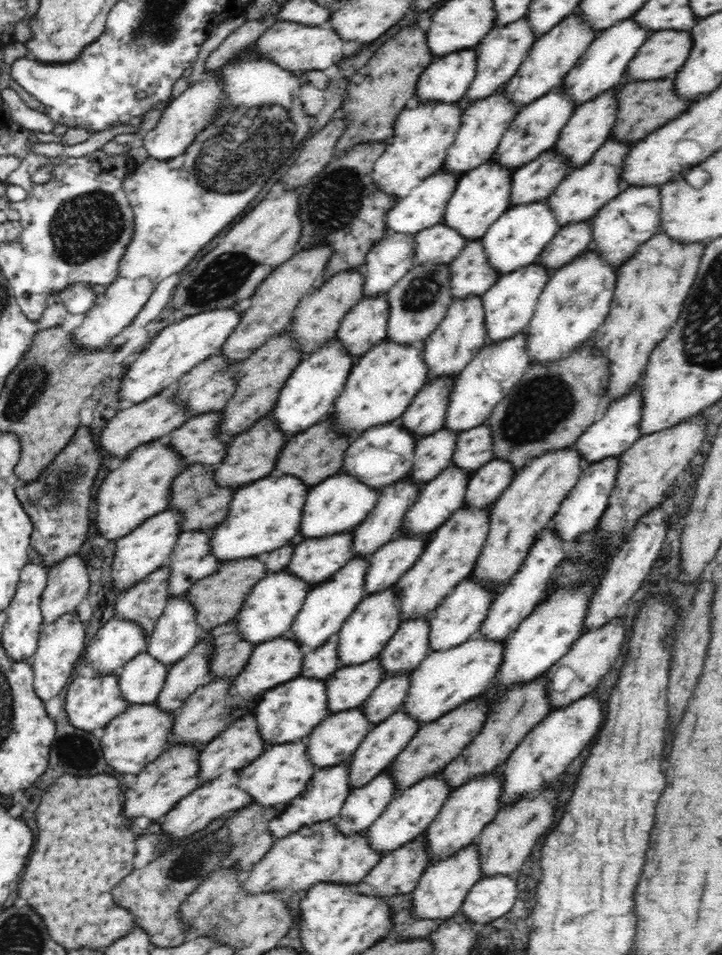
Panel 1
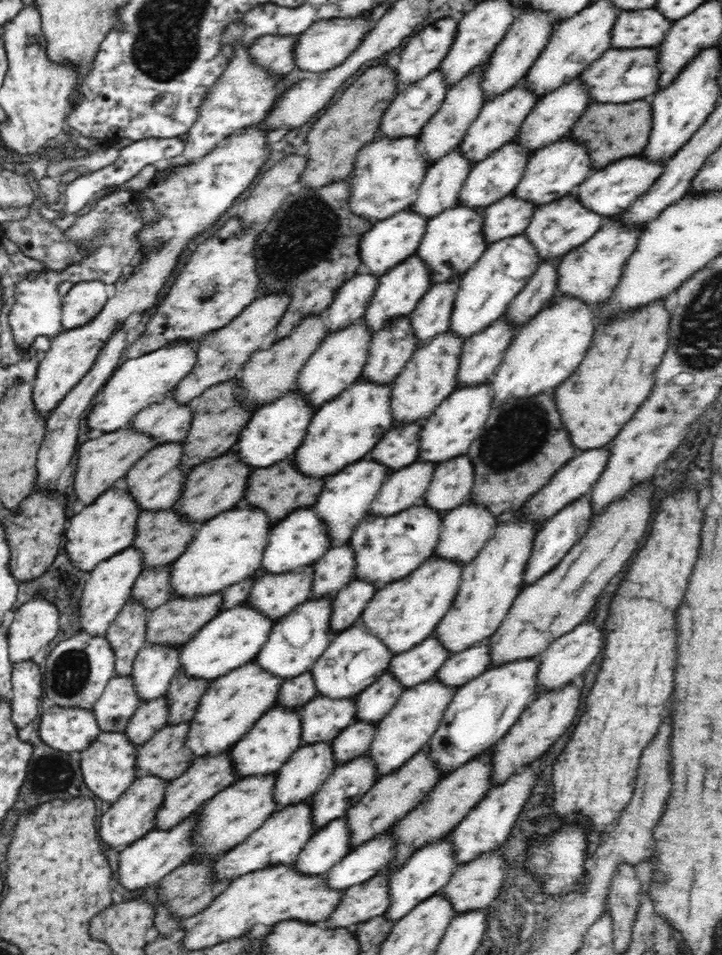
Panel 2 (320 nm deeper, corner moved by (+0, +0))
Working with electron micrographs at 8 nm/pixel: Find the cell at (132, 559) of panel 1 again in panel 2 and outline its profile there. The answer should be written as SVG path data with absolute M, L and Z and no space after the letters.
M128 546L110 558L99 562L95 570L87 577L80 598L79 622L76 630L92 637L105 637L108 627L118 616L120 610L132 600L132 590L138 580L138 575L143 572L143 558L141 552L133 546Z

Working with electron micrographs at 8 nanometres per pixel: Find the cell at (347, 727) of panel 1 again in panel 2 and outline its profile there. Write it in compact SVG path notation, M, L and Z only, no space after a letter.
M318 742L318 744L302 744L296 752L292 753L289 760L277 770L273 797L277 808L298 804L302 800L313 796L331 772L336 768L333 748L330 742Z

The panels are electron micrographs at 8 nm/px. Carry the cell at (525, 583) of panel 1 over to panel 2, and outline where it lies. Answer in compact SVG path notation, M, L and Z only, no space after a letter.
M484 640L472 649L450 655L434 677L444 686L459 688L490 666L490 640Z

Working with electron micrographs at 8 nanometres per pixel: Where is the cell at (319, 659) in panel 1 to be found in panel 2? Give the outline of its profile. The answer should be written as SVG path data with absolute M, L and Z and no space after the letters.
M308 670L300 676L285 679L277 696L277 704L284 709L300 711L314 696L317 696L315 682L311 671Z

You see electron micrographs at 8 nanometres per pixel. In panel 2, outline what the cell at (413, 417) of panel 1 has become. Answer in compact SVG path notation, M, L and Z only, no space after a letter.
M423 421L412 422L406 426L396 425L388 430L369 452L372 460L396 471L418 460L420 435Z

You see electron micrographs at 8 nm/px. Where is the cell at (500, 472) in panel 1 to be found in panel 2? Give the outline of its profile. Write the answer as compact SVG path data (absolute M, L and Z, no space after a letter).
M468 500L467 503L443 514L441 533L434 555L452 562L459 562L462 565L468 564L470 560L478 556L478 552L484 548L488 538L494 534L496 522L497 517L492 516L485 506Z

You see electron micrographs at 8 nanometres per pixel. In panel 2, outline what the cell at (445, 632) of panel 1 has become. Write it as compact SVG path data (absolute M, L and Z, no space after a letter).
M432 635L413 650L393 655L388 669L408 689L432 679L449 656L449 652Z

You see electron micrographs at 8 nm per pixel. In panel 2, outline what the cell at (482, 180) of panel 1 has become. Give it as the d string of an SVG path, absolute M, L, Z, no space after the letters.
M456 204L427 220L426 234L418 245L417 255L422 262L429 266L430 278L433 284L448 282L458 274L464 275L470 270L484 251L487 243L484 237L484 223L482 208L466 208Z

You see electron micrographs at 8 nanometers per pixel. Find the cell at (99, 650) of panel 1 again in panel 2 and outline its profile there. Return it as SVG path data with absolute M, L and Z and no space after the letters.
M75 630L71 638L64 638L52 647L42 677L43 712L54 706L92 710L105 686L116 675L114 651L108 639Z

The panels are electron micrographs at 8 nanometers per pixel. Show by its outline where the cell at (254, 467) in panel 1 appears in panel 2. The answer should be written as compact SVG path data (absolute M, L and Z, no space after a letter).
M230 450L218 458L210 458L202 462L189 469L181 495L173 505L173 510L179 512L181 518L185 518L187 522L199 526L210 518L218 516L224 510L234 509L243 502L247 482L253 470L252 466L239 461L239 456L235 454L234 450Z

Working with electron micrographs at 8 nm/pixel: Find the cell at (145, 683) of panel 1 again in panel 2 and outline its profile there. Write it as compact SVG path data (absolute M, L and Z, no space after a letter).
M131 674L115 675L95 702L92 713L101 732L123 732L140 704Z

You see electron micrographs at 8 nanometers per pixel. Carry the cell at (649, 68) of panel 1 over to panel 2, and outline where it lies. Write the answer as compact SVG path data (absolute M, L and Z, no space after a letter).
M654 46L630 49L610 48L598 60L591 62L578 77L588 89L592 103L618 105L651 99L658 92L658 53L659 50Z

